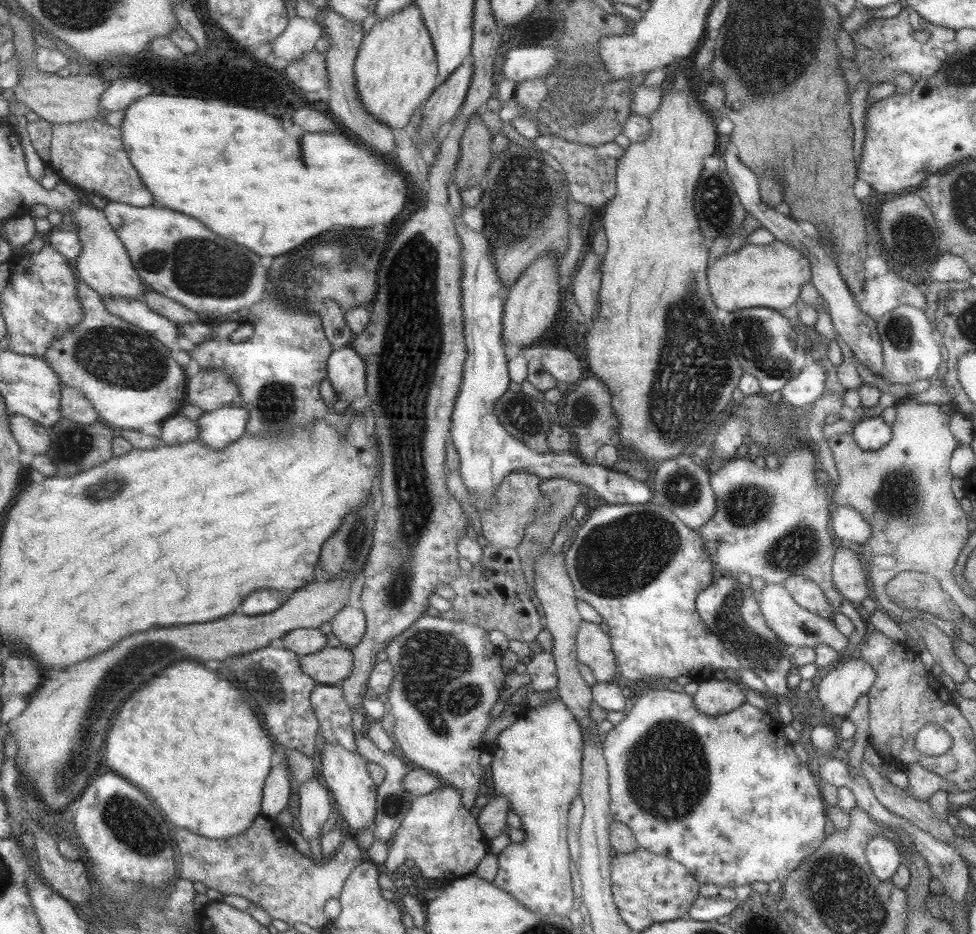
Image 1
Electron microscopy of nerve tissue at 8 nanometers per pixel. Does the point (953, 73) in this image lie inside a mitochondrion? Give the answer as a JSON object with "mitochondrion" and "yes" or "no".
{"mitochondrion":"yes"}

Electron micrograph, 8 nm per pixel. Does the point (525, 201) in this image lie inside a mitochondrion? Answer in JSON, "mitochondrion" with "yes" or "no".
{"mitochondrion":"yes"}

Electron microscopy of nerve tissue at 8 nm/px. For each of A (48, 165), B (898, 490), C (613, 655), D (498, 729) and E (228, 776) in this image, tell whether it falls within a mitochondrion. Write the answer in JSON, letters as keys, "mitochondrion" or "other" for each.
{"A":"other","B":"mitochondrion","C":"other","D":"other","E":"other"}

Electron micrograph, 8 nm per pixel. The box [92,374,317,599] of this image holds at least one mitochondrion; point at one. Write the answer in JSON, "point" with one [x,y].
{"point":[276,401]}

